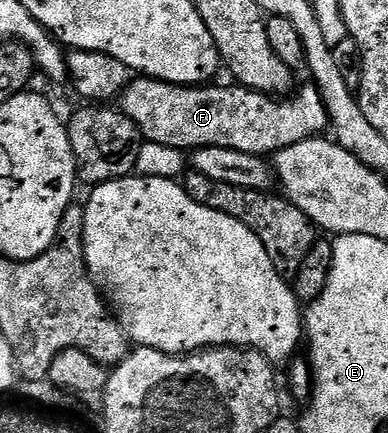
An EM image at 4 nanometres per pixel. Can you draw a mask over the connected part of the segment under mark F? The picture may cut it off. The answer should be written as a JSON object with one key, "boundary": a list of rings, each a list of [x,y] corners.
{"boundary":[[[140,75],[129,80],[118,98],[118,108],[138,126],[147,144],[181,151],[226,147],[264,157],[323,134],[323,129],[329,128],[328,112],[315,84],[307,83],[291,95],[281,97],[259,93],[239,83],[216,84],[171,85]]]}

